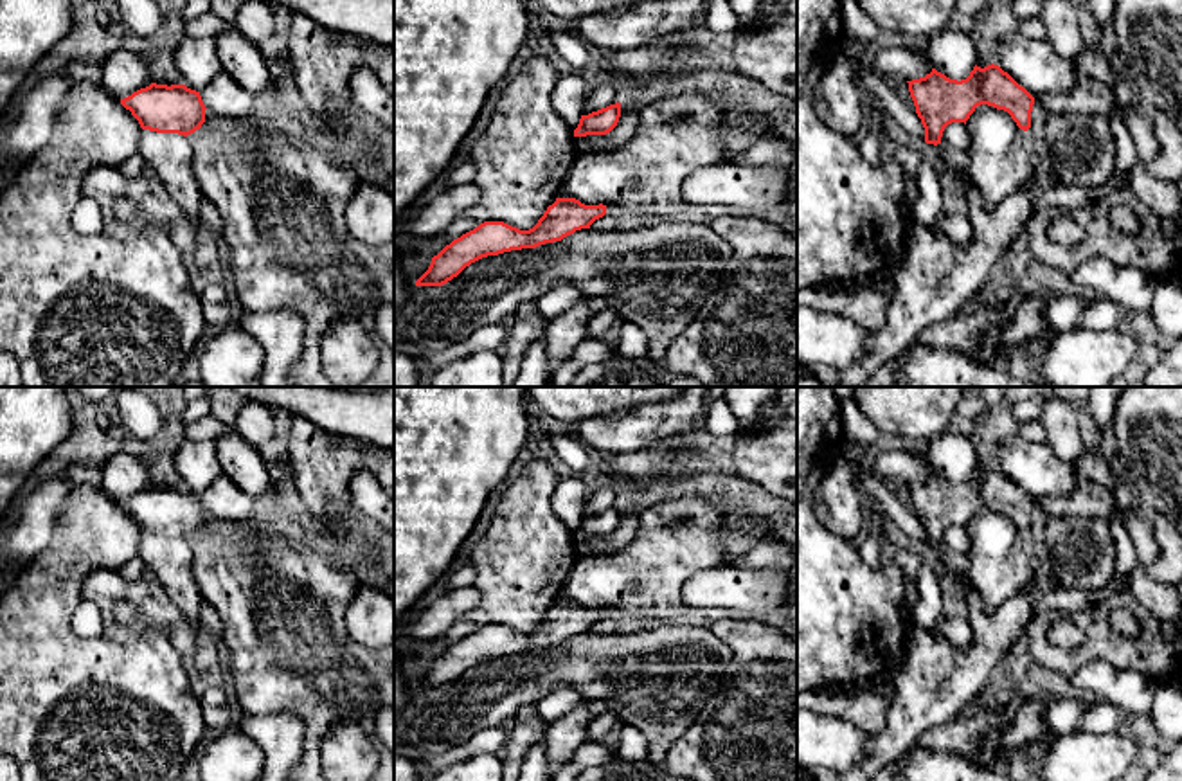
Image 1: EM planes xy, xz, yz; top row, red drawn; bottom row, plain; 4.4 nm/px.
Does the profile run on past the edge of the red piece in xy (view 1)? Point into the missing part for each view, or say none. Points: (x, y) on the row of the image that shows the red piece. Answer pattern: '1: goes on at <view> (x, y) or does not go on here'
1: does not go on here

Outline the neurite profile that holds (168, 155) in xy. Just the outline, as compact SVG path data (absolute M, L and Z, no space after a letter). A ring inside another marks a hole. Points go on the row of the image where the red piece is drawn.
M142 130L139 153L148 173L155 175L171 200L178 205L185 220L200 220L203 202L201 191L193 173L193 144L178 133L157 133Z

